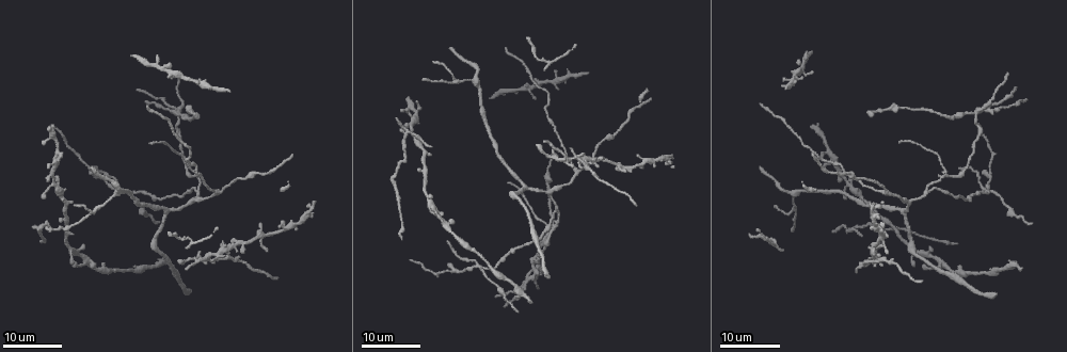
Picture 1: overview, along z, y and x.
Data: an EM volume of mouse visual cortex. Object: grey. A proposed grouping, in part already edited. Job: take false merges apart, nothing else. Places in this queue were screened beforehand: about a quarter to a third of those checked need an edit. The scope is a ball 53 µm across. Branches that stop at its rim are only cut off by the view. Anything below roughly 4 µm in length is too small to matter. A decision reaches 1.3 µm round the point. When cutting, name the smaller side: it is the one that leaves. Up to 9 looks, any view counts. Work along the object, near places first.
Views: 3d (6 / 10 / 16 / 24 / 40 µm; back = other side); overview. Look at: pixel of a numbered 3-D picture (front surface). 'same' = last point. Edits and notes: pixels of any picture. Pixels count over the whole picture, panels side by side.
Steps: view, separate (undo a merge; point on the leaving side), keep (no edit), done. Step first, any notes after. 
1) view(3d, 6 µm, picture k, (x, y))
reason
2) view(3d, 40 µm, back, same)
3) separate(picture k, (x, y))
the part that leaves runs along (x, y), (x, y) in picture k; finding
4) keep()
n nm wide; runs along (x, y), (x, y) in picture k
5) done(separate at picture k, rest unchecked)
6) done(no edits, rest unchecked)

view(3d, 24 µm, picture 1, (96, 208))
small branch off a trunk

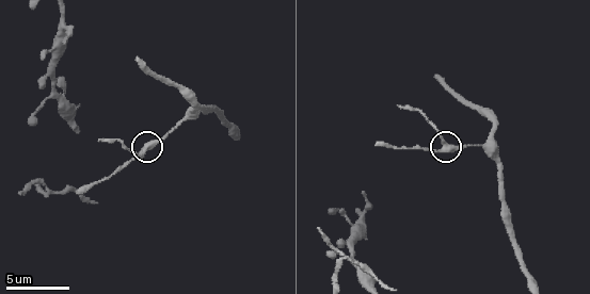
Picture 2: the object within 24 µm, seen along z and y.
view(3d, 10 µm, picture 2, (444, 147))
closer look

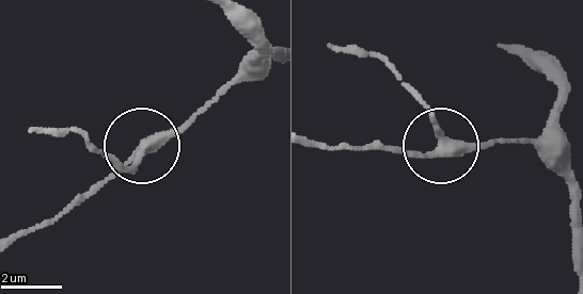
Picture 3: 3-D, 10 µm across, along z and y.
keep()
280 nm wide; runs along (571, 184), (518, 139), (444, 144), (406, 87) in picture 3; all the same cell

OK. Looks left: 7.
view(3d, 16 µm, picture 1, (947, 171))
four or more arms meet

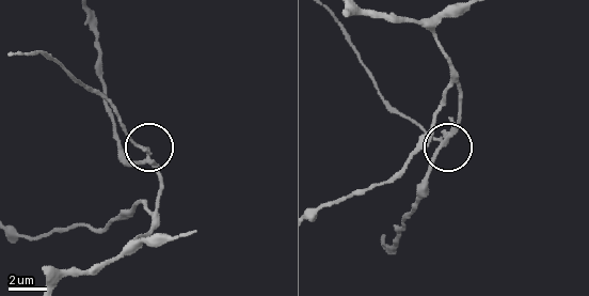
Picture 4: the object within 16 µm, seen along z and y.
view(3d, 10 µm, picture 4, (149, 151))
zoom in

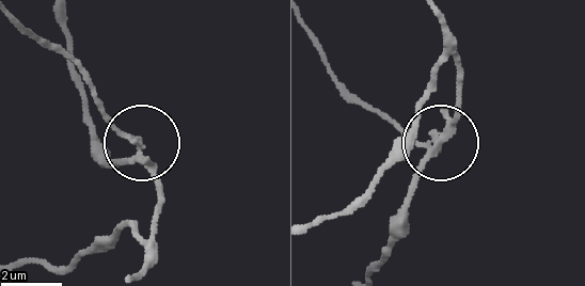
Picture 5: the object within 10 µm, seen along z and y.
separate(picture 5, (117, 129))
4 arms; two cells meet here

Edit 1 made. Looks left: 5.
view(3d, 24 µm, picture 1, (929, 189))
three-way junction

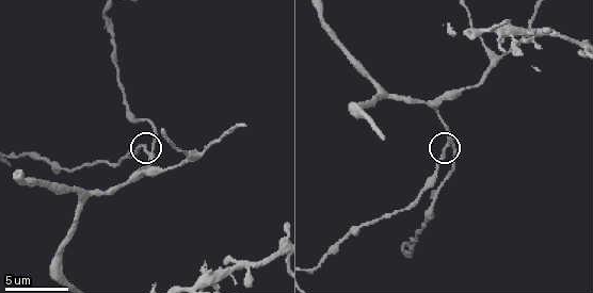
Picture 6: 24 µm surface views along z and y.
view(3d, 10 µm, picture 6, (449, 144))
closer look

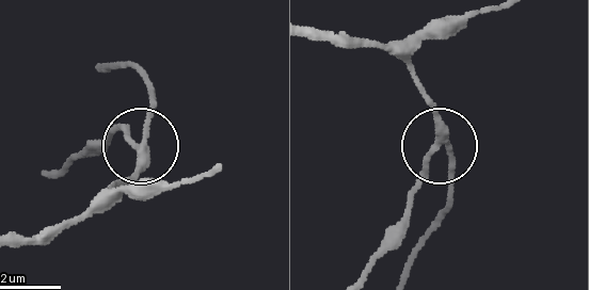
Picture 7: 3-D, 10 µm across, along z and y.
keep()
230 nm wide; runs along (9, 248), (54, 236), (136, 167), (136, 147), (110, 127) in picture 7; one cell here

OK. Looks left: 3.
done(separate at picture 5, rest unchecked)

